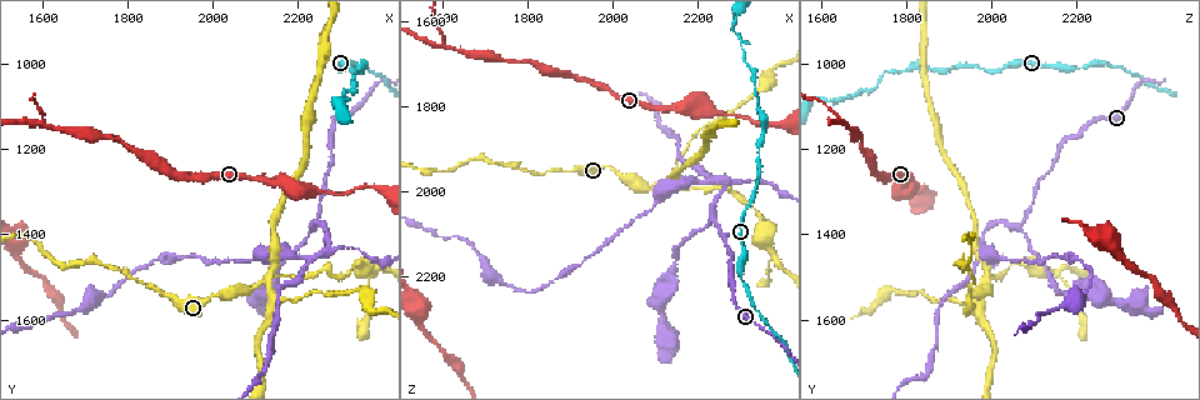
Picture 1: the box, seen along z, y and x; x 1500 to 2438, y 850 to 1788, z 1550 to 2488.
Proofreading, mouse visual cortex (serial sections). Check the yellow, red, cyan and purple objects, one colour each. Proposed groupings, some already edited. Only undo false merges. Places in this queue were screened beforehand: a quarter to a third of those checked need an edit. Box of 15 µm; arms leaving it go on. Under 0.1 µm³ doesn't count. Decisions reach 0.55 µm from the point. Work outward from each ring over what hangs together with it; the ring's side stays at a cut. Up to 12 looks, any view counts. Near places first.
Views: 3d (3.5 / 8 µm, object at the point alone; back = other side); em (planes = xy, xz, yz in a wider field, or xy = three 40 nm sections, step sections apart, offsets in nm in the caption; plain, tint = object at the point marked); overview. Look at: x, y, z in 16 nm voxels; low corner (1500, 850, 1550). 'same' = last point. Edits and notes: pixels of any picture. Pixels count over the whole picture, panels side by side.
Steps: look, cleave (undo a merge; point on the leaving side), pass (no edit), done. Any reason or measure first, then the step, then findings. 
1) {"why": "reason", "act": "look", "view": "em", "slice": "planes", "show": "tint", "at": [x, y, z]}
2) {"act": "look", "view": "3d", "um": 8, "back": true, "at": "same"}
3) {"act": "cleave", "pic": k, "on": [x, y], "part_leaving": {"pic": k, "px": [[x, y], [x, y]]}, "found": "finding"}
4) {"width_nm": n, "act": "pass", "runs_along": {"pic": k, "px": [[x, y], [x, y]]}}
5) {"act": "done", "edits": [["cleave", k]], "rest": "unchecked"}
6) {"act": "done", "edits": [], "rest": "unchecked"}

{"why": "sudden change in width", "act": "look", "view": "3d", "um": 3.5, "at": [2135, 1510, 1990]}

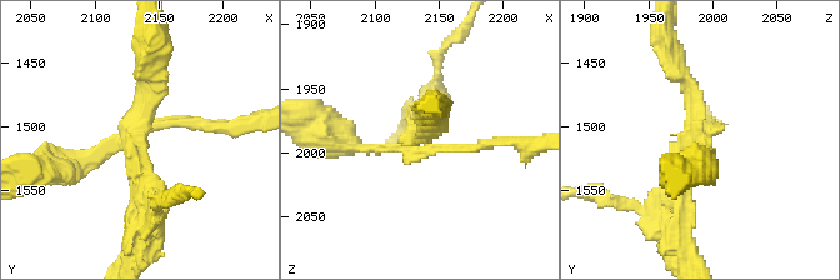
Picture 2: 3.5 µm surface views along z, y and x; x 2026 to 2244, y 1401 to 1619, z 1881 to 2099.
{"why": "shape alone is not enough", "act": "look", "view": "em", "slice": "xy", "step": 3, "show": "tint", "at": [2132, 1508, 1984]}

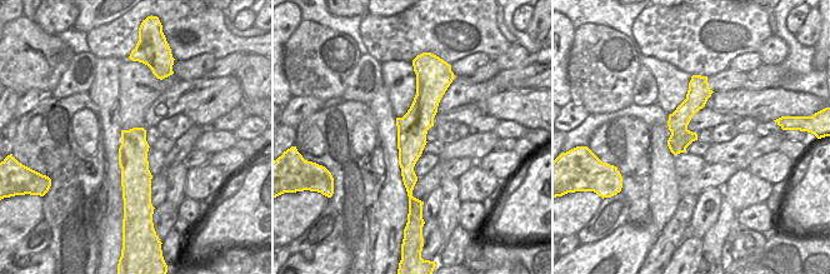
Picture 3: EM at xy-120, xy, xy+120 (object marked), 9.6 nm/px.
{"act": "look", "view": "em", "slice": "xy", "step": 5, "show": "tint", "at": "same"}

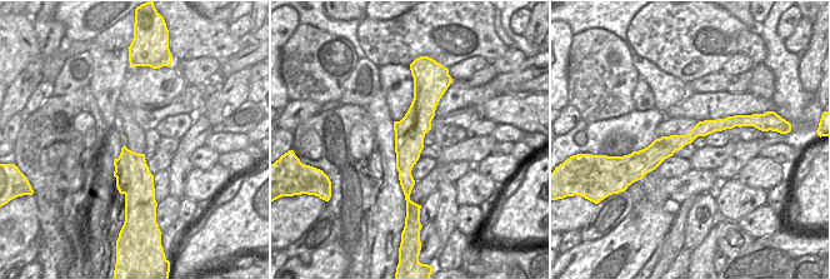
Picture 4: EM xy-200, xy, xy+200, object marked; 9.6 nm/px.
{"act": "cleave", "pic": 2, "on": [136, 178], "part_leaving": {"pic": 2, "px": [[128, 138], [150, 91], [150, 34]]}, "found": "a second cell is stuck on"}

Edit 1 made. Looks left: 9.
{"why": "see it whole again", "act": "look", "view": "overview"}

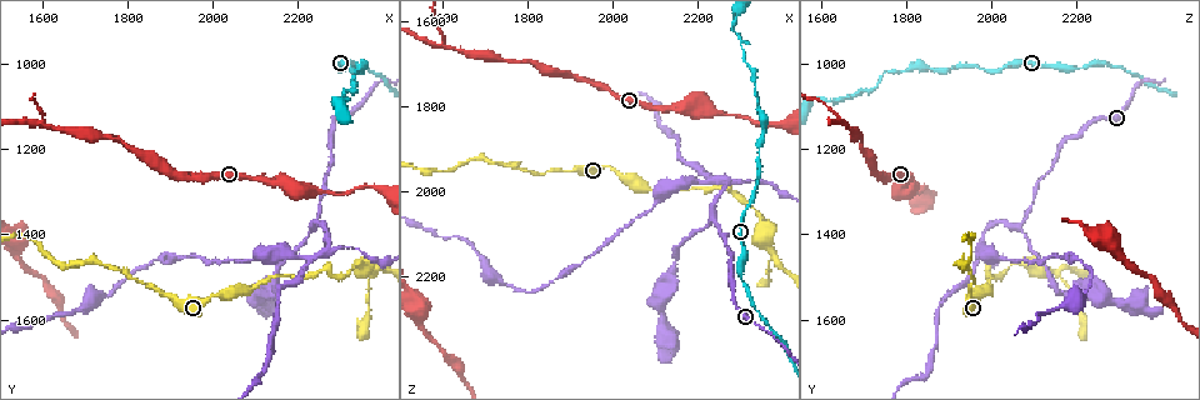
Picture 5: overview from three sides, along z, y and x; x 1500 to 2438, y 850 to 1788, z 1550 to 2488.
{"why": "abrupt turn", "act": "look", "view": "3d", "um": 3.5, "at": [2240, 1375, 2060]}

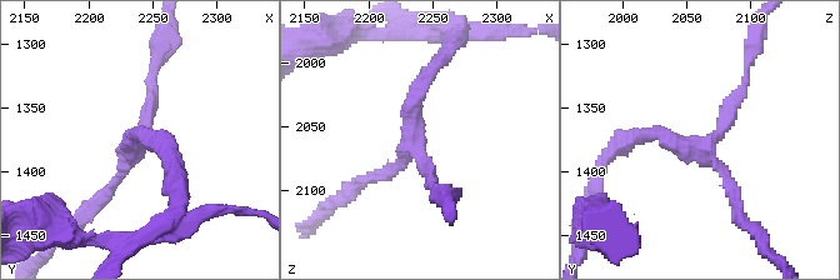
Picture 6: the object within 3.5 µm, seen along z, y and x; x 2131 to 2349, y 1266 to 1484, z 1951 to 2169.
{"arms": 3, "arm_widths_nm": [150, 150, 200], "why": "need the tissue", "act": "look", "view": "em", "slice": "xy", "step": 5, "show": "tint", "at": [2238, 1378, 2066]}

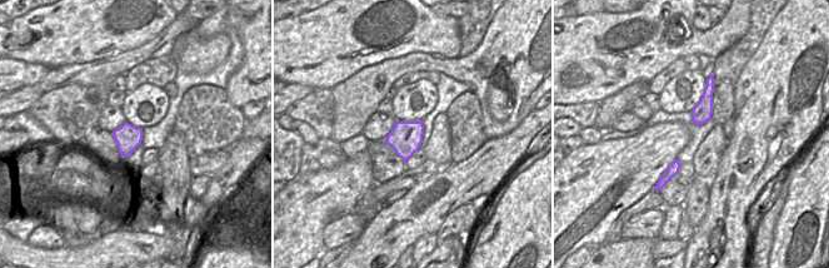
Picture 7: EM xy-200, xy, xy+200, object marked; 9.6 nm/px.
{"why": "another direction", "act": "look", "view": "em", "slice": "planes", "show": "tint", "at": "same"}

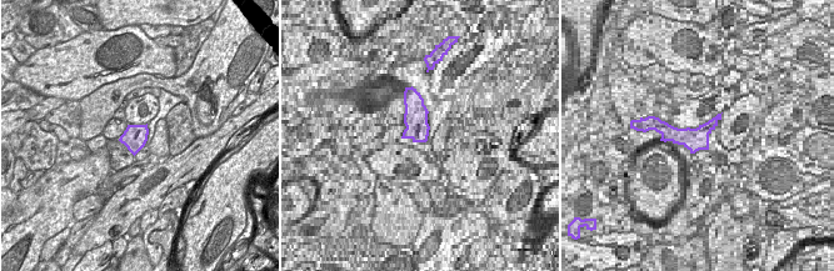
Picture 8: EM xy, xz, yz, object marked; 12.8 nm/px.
{"act": "pass", "runs_along": {"pic": 6, "px": [[746, 80], [704, 145], [630, 141]]}, "found": "continuous, no second cell"}

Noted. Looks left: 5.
{"why": "two arms at a narrow angle", "act": "look", "view": "3d", "um": 3.5, "at": [2235, 1450, 1960]}

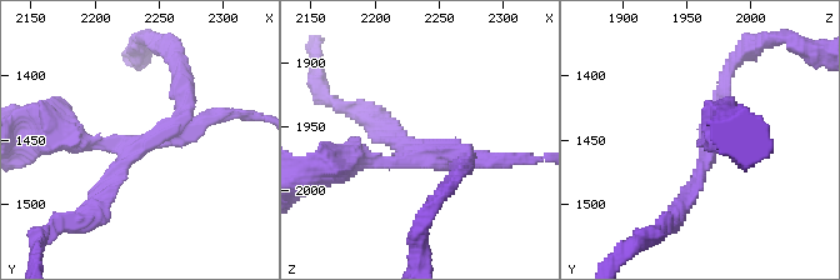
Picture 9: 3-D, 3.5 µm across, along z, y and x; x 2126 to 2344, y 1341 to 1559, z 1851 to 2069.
{"arms": 4, "arm_widths_nm": [150, 150, 200, 200], "act": "look", "view": "em", "slice": "xy", "step": 5, "show": "tint", "at": [2240, 1450, 1966]}

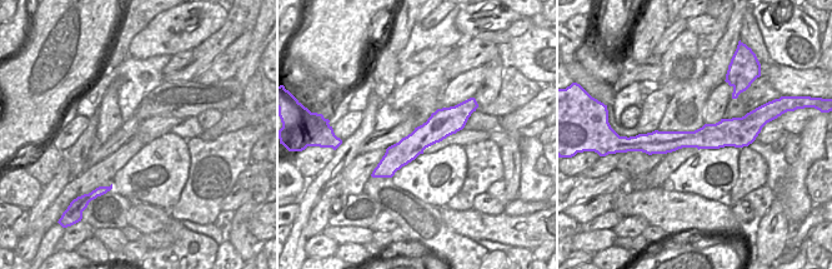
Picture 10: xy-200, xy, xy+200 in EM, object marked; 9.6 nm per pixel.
{"act": "cleave", "pic": 9, "on": [68, 139], "part_leaving": {"pic": 9, "px": [[414, 158], [349, 158], [314, 173]]}, "found": "a second cell is stuck on"}

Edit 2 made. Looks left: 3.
{"act": "look", "view": "overview"}

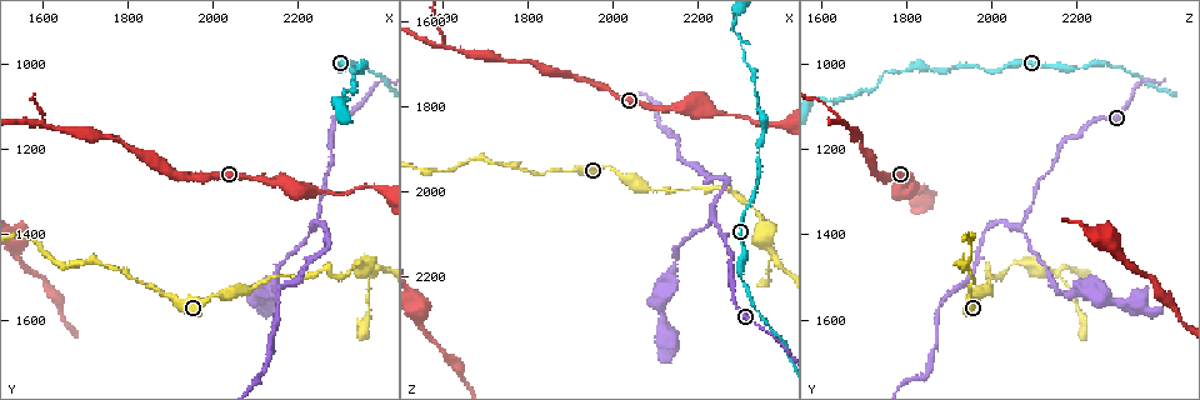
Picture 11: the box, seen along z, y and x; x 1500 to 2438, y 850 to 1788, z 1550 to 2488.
{"why": "sharp bend", "act": "look", "view": "3d", "um": 3.5, "at": [2380, 1490, 2150]}

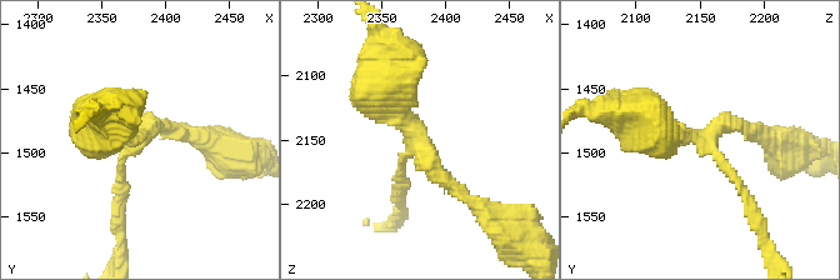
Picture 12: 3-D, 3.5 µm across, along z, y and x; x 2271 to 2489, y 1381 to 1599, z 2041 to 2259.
{"arms": 3, "arm_widths_nm": [150, 200, 500], "act": "look", "view": "em", "slice": "xy", "step": 3, "show": "tint", "at": [2376, 1492, 2154]}

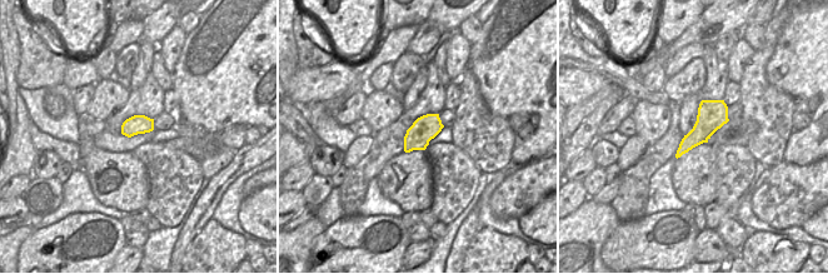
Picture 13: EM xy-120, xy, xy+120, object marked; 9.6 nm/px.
{"act": "pass", "runs_along": {"pic": 12, "px": [[640, 114], [701, 136], [749, 205]]}, "found": "continuous, no second cell"}

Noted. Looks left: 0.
{"act": "done", "edits": [["cleave", 2], ["cleave", 9]], "rest": "unchecked"}

